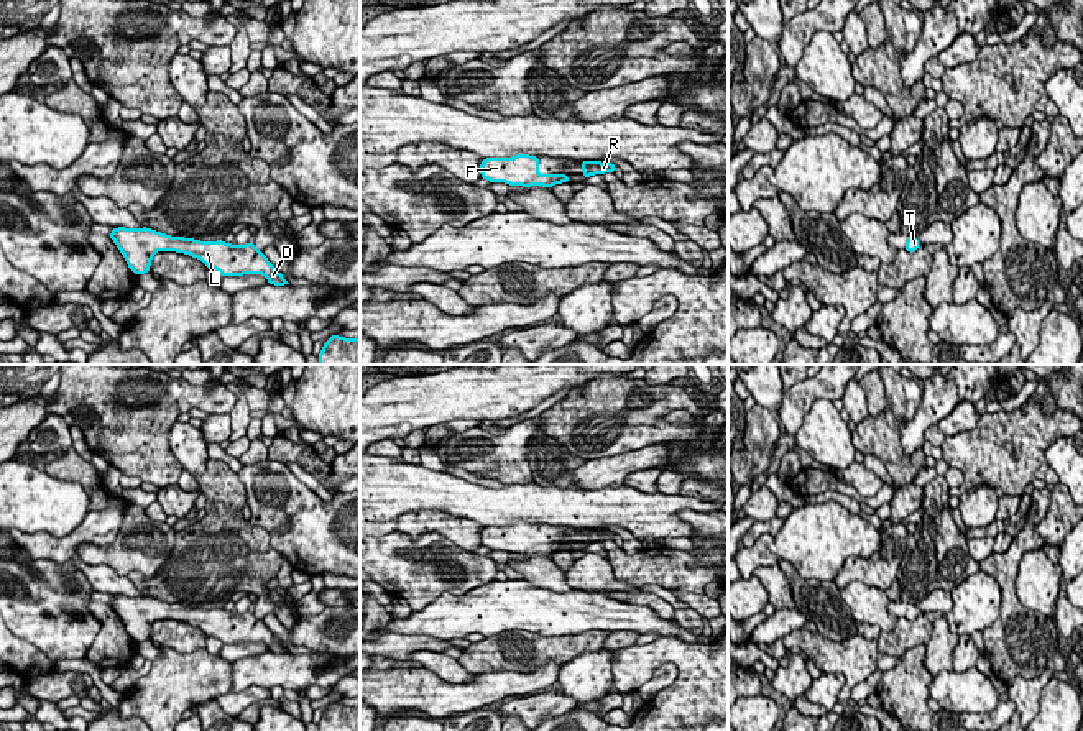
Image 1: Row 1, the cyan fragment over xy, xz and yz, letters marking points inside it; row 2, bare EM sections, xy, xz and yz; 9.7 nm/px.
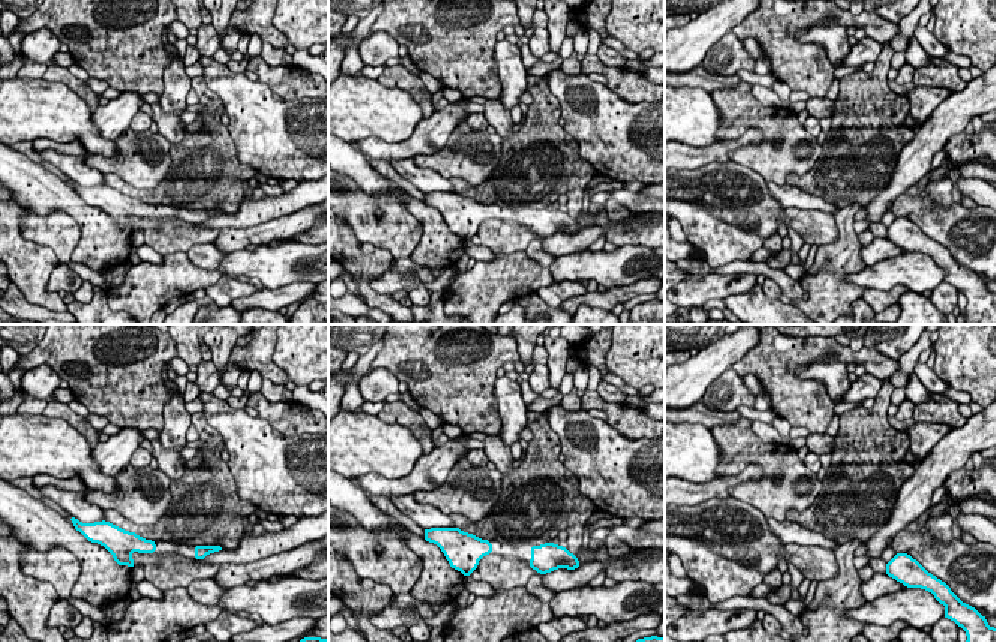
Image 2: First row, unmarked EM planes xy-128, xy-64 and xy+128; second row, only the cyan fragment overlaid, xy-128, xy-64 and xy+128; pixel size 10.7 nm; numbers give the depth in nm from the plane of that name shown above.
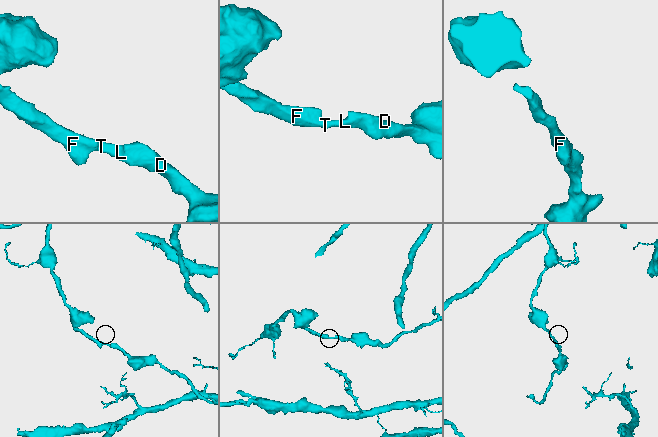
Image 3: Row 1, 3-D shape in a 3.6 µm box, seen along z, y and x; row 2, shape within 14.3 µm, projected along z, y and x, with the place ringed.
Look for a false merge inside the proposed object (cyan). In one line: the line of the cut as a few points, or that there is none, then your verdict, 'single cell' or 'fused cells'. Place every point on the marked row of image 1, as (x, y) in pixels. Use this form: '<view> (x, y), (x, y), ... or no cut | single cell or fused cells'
no cut | single cell

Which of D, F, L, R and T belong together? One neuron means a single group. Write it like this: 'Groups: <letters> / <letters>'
Groups: D F L R T

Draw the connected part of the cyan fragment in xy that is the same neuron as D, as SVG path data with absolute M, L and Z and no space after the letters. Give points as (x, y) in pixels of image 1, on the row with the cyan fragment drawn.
M146 227L112 228L110 238L123 255L128 268L138 276L150 273L154 253L168 250L197 258L222 276L263 274L270 284L289 284L251 241L245 245L224 243L222 240L200 241L171 237Z

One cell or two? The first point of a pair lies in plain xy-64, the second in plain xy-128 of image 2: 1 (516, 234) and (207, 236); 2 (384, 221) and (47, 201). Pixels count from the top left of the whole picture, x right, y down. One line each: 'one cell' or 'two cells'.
1: one cell
2: two cells

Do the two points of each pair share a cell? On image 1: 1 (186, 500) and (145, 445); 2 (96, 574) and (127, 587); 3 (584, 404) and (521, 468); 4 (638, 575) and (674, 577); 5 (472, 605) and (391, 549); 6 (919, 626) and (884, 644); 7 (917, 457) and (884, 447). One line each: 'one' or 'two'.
1: two
2: one
3: two
4: one
5: two
6: one
7: one

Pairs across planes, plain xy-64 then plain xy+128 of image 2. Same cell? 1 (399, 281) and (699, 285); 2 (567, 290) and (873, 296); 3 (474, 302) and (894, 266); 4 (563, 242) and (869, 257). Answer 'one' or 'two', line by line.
1: one
2: one
3: two
4: one

